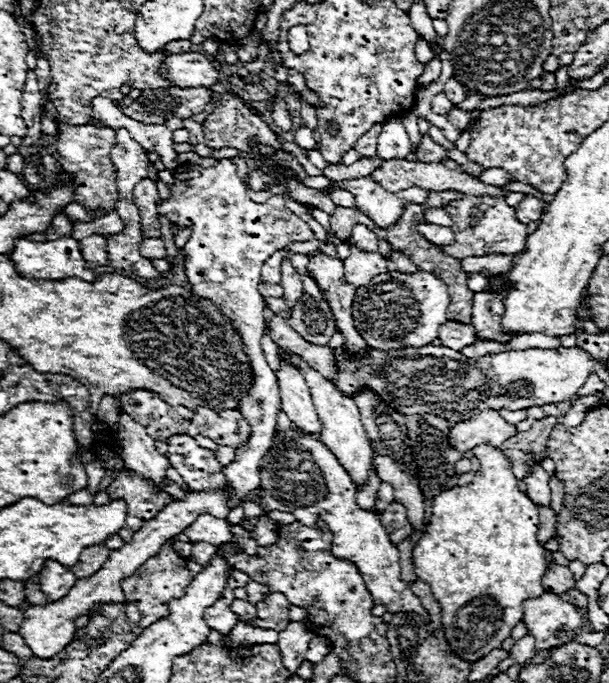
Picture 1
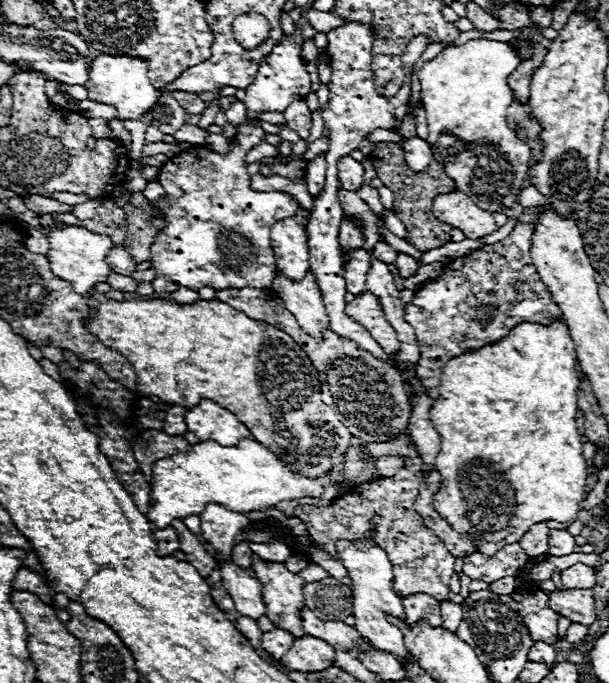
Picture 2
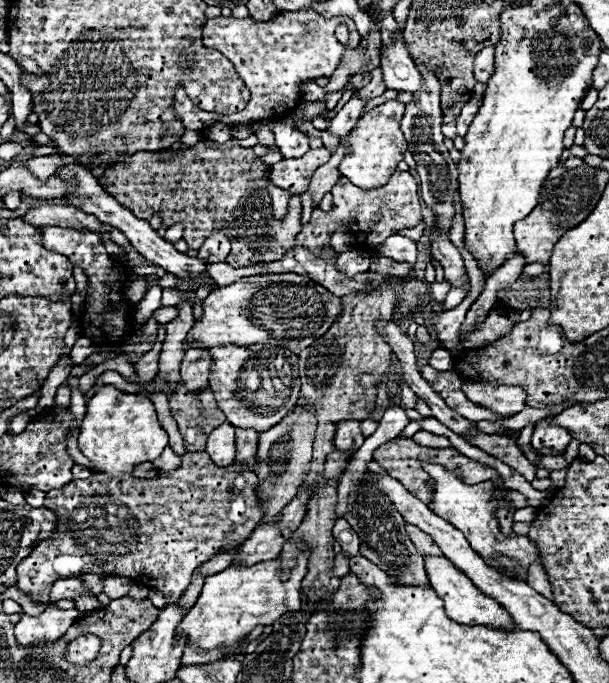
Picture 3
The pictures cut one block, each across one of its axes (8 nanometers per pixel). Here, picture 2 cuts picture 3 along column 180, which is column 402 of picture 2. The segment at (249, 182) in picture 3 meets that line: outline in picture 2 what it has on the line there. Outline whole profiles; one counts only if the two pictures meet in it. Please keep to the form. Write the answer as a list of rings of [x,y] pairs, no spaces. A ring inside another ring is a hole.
[[[378,142],[370,154],[370,160],[374,162],[376,176],[384,182],[386,188],[390,188],[394,192],[394,208],[392,210],[406,226],[408,242],[418,250],[432,250],[432,248],[440,248],[440,246],[448,244],[452,240],[450,230],[453,227],[440,222],[432,214],[432,200],[440,192],[454,192],[456,190],[456,182],[444,172],[444,166],[440,162],[432,160],[432,164],[426,170],[414,172],[406,164],[404,150],[400,148],[400,144],[394,144],[394,142]]]

